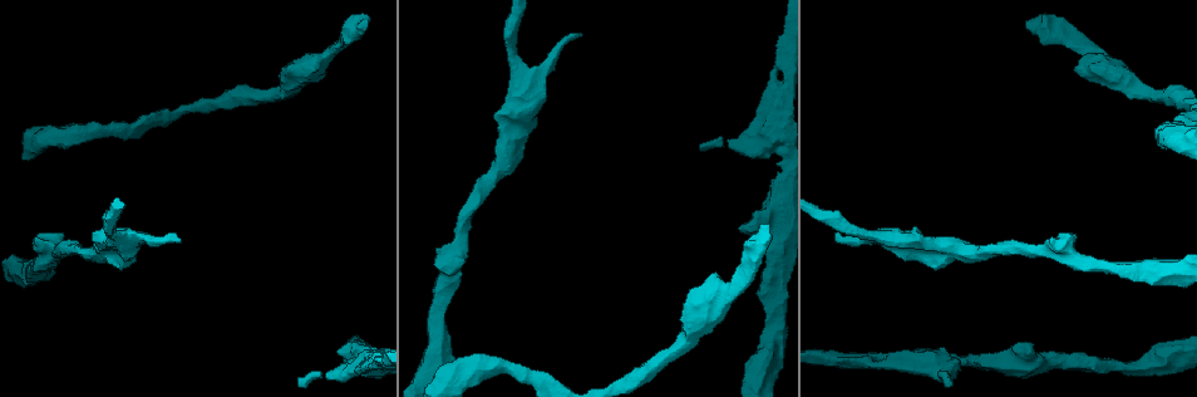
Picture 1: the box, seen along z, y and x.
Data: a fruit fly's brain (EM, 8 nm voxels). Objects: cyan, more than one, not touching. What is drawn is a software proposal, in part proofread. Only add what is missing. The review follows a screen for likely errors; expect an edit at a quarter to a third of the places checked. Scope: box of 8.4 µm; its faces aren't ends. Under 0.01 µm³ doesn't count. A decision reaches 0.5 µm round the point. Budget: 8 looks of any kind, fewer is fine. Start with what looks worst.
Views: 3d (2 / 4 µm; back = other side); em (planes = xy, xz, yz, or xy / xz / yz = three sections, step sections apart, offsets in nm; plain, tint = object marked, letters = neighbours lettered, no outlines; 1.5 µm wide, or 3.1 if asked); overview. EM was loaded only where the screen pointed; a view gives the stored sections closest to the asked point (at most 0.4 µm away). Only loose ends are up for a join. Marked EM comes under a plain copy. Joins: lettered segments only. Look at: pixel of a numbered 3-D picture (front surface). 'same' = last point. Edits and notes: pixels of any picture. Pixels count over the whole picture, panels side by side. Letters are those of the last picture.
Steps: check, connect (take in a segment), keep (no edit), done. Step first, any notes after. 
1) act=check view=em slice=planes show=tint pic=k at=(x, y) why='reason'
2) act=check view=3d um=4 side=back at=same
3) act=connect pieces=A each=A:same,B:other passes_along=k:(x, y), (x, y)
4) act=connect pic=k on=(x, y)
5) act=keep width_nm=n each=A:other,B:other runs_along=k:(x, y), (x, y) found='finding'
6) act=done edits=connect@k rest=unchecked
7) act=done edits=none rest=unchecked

act=check view=3d um=4 pic=1 at=(181, 242) why='an open end'

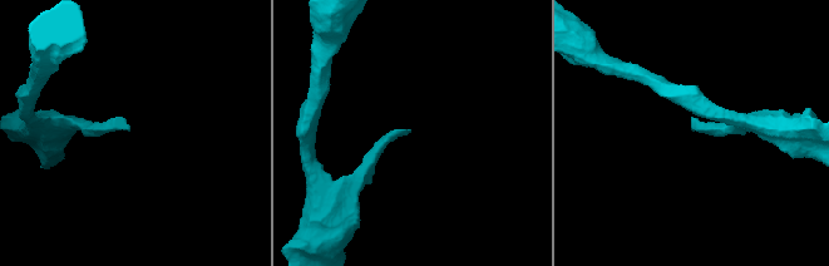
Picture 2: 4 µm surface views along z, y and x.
act=check view=em slice=planes show=letters pic=2 at=(691, 128)

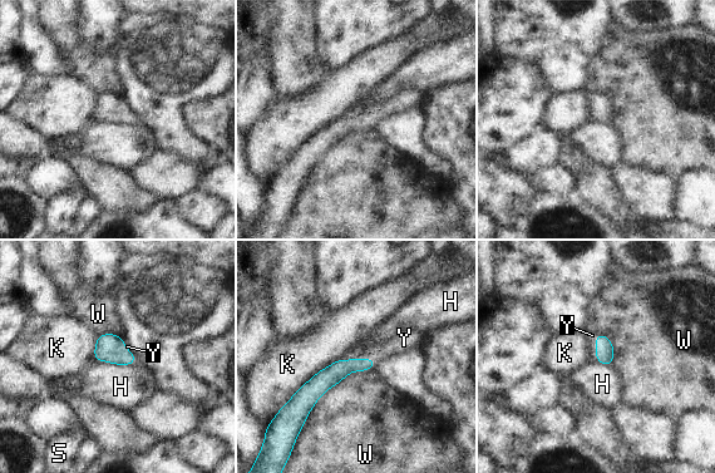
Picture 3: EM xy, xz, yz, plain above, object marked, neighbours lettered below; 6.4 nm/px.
act=connect pieces=Y each=H:other,K:other,S:other,W:other,Y:same passes_along=3:(326, 378), (358, 359), (393, 344) found='it goes on there'

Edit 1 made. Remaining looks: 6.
act=check view=em slice=planes show=letters pic=1 at=(738, 228) why='thick end'

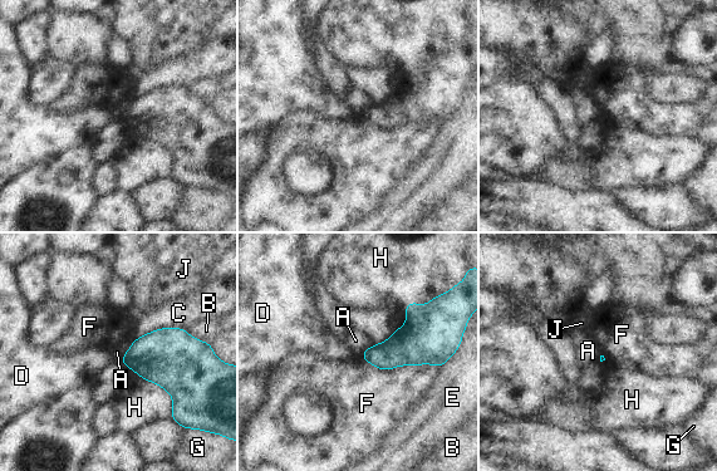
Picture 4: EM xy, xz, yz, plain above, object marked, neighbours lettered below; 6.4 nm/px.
act=keep each=A:other,B:other,C:other,D:other,E:other,F:other,G:other,H:other,J:other border=4:(132, 343), (121, 361) found='none of them fits'

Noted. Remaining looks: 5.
act=check view=em slice=xz step=8 show=tint pic=1 at=(368, 20) why='free end'

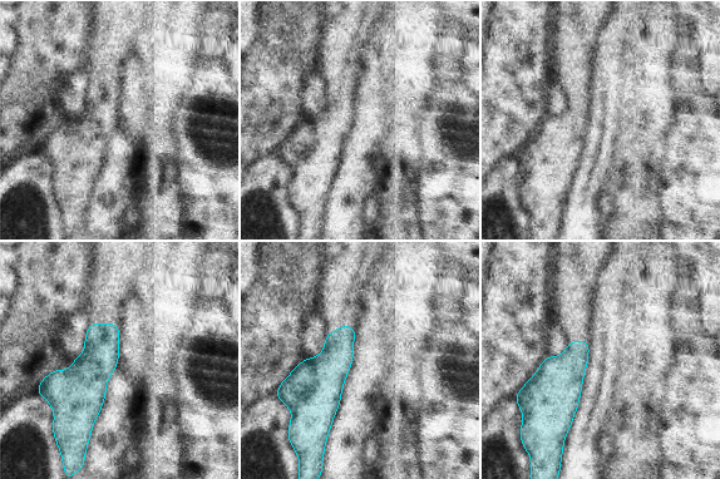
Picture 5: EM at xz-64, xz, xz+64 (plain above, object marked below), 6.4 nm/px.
act=check view=em slice=xz step=8 show=letters at=same why='see the neighbours'

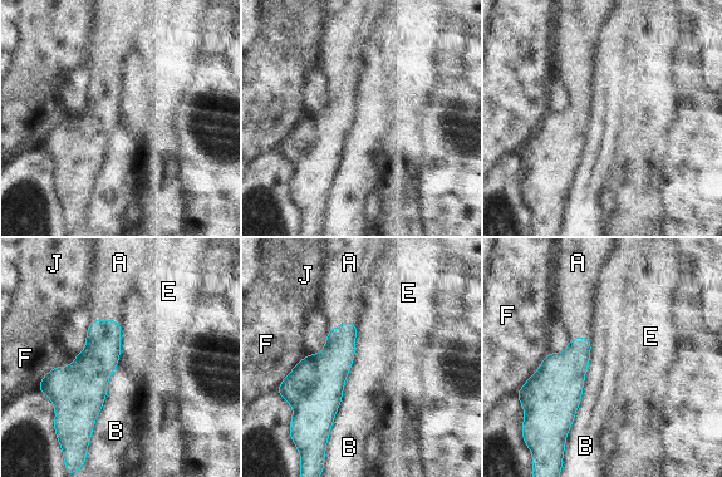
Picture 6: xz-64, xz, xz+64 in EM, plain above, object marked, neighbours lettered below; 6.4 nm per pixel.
act=connect pieces=A width_nm=200 each=A:same,B:other,E:other,F:other,J:other passes_along=6:(335, 359), (340, 323), (340, 289) found='the cell continues'

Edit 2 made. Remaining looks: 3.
act=done edits=connect@3,connect@6 rest=unchecked

